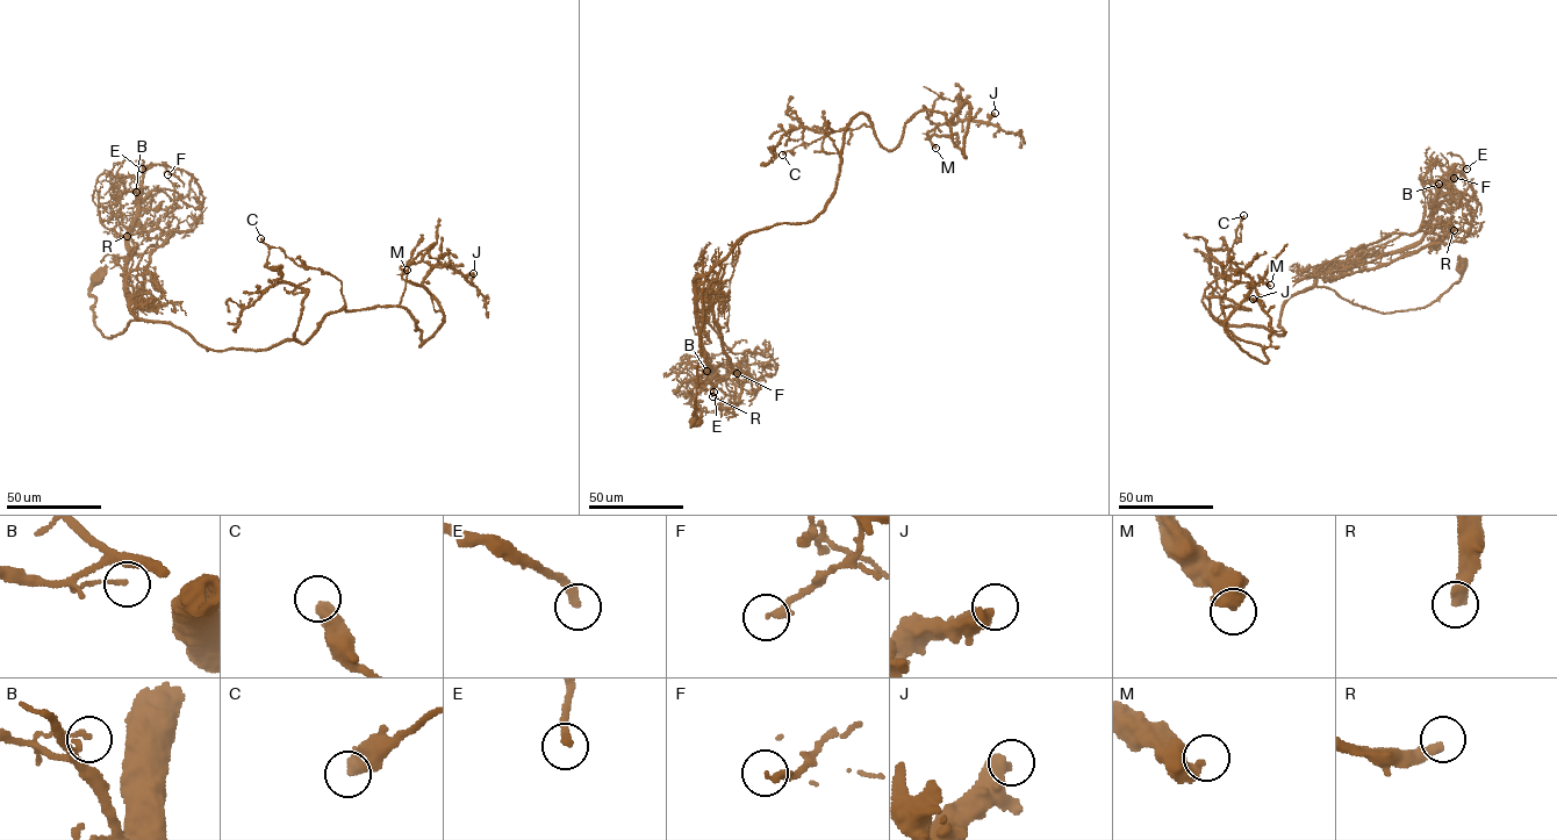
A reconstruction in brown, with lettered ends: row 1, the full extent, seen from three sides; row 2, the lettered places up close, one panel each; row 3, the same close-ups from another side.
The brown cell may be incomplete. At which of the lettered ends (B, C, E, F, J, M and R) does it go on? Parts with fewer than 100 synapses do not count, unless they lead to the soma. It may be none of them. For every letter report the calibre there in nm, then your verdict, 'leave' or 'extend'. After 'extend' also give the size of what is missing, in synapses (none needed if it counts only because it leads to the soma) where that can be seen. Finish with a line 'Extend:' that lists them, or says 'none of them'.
B: calibre 100 nm; leave
C: calibre 460 nm; leave
E: calibre 240 nm; leave
F: calibre 240 nm; leave
J: calibre 440 nm; leave
M: calibre 500 nm; leave
R: calibre 380 nm; extend; 130 synapses
Extend: R

